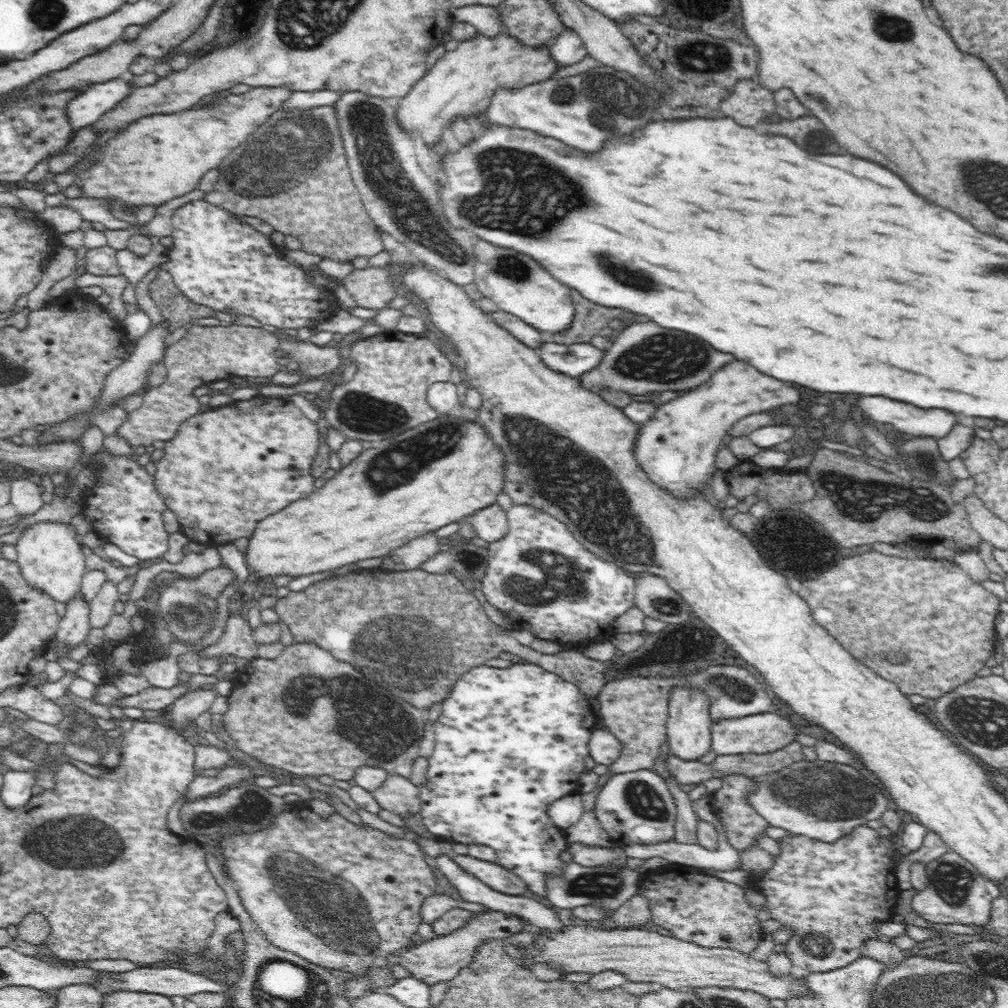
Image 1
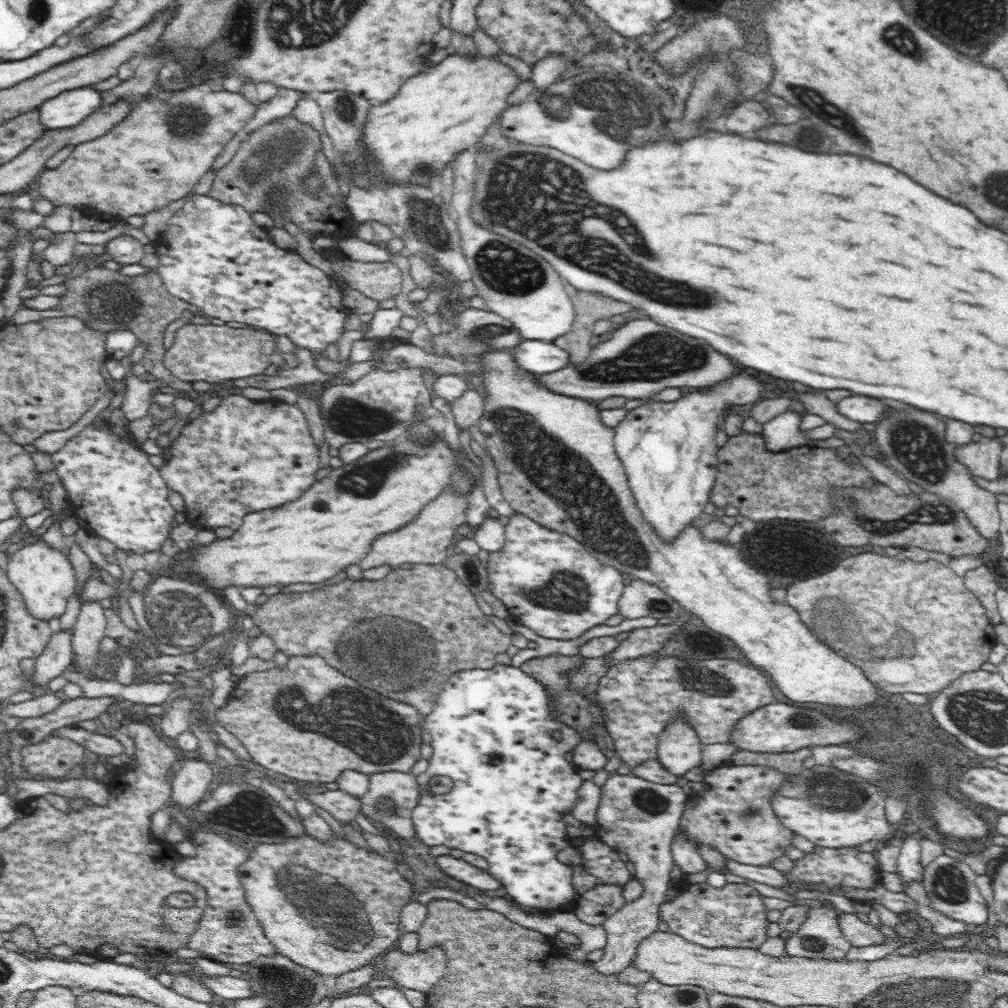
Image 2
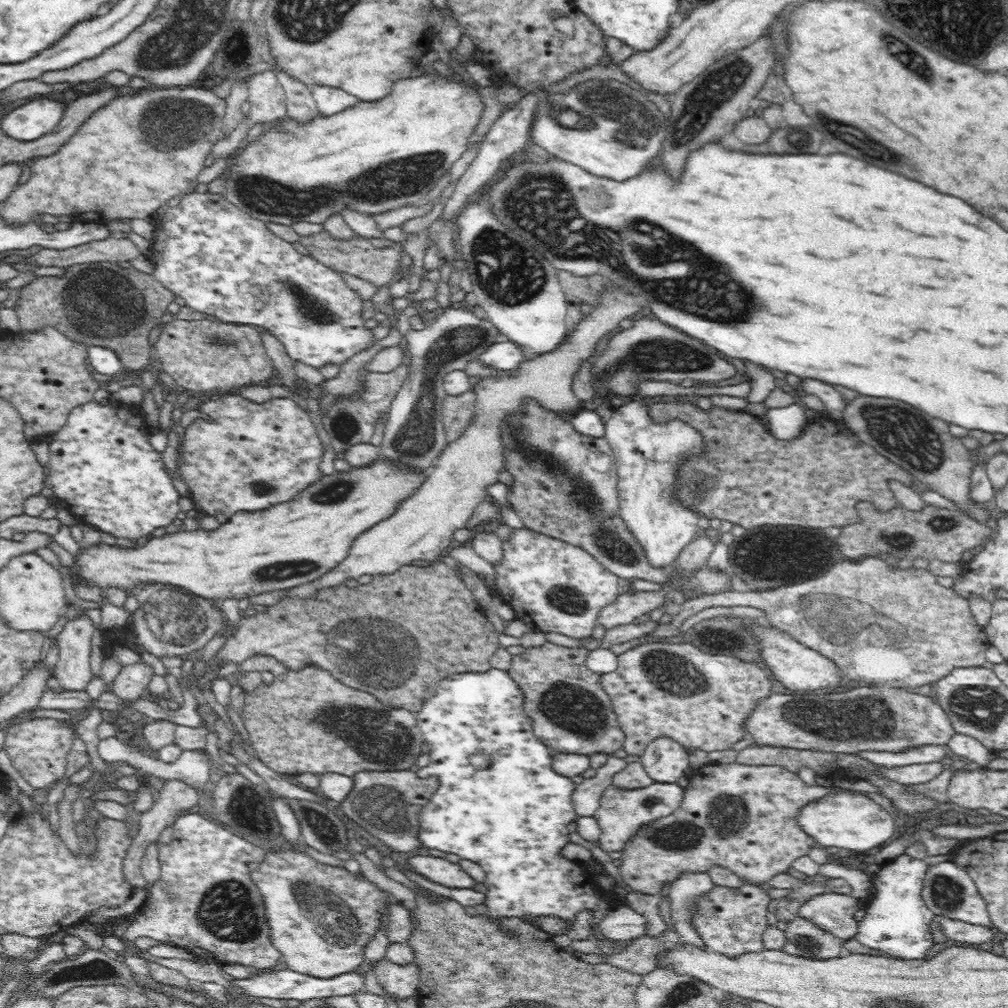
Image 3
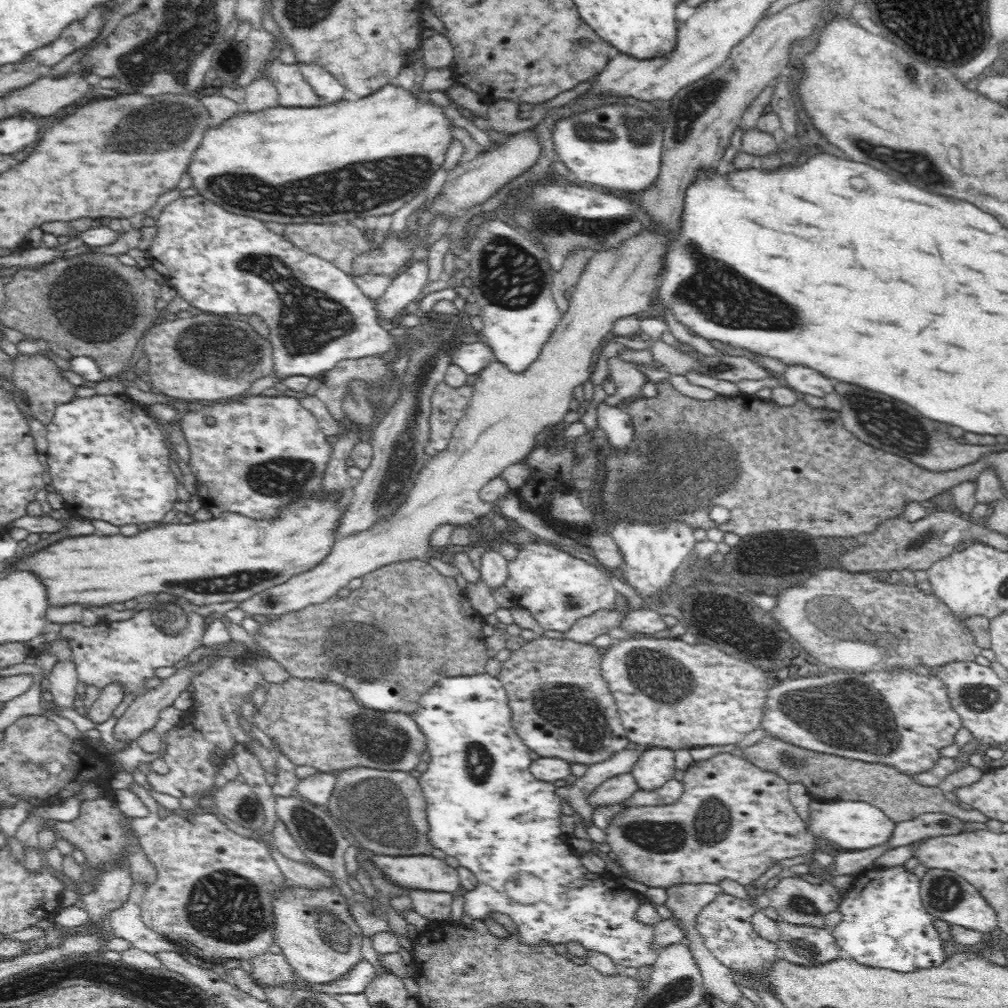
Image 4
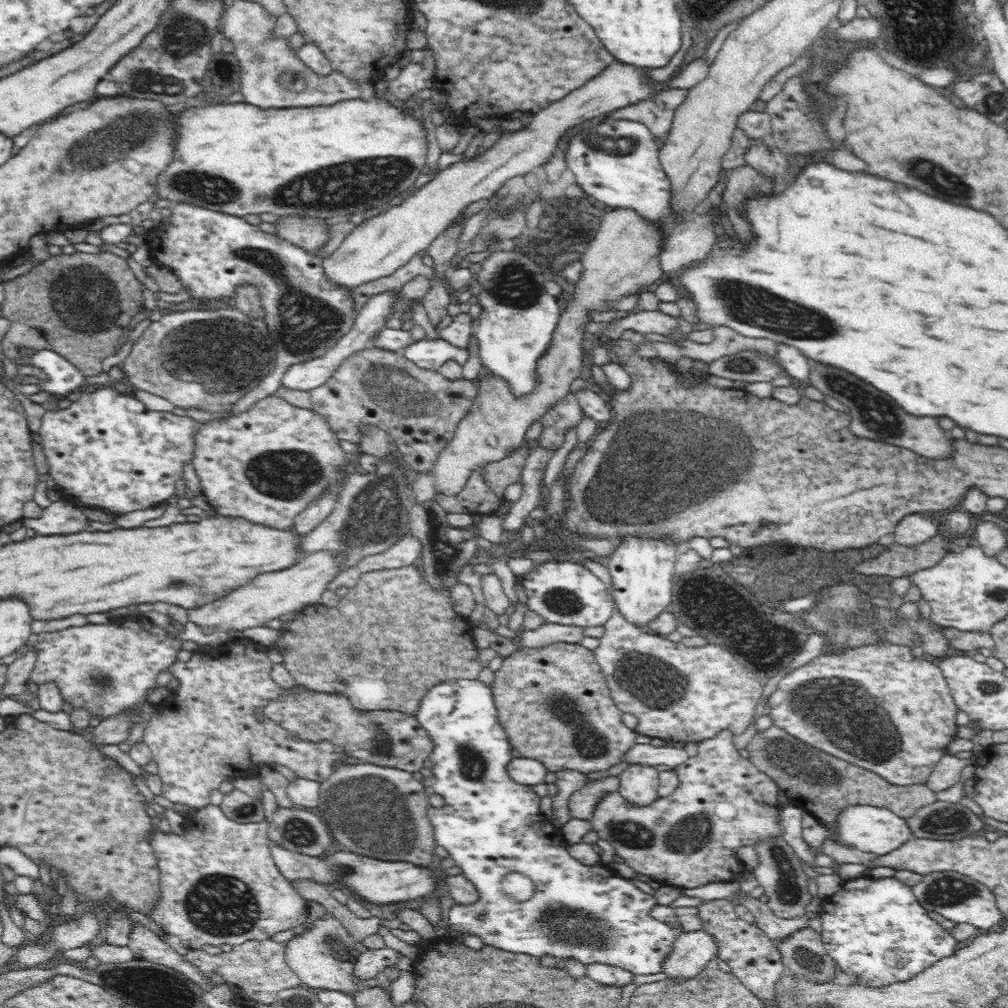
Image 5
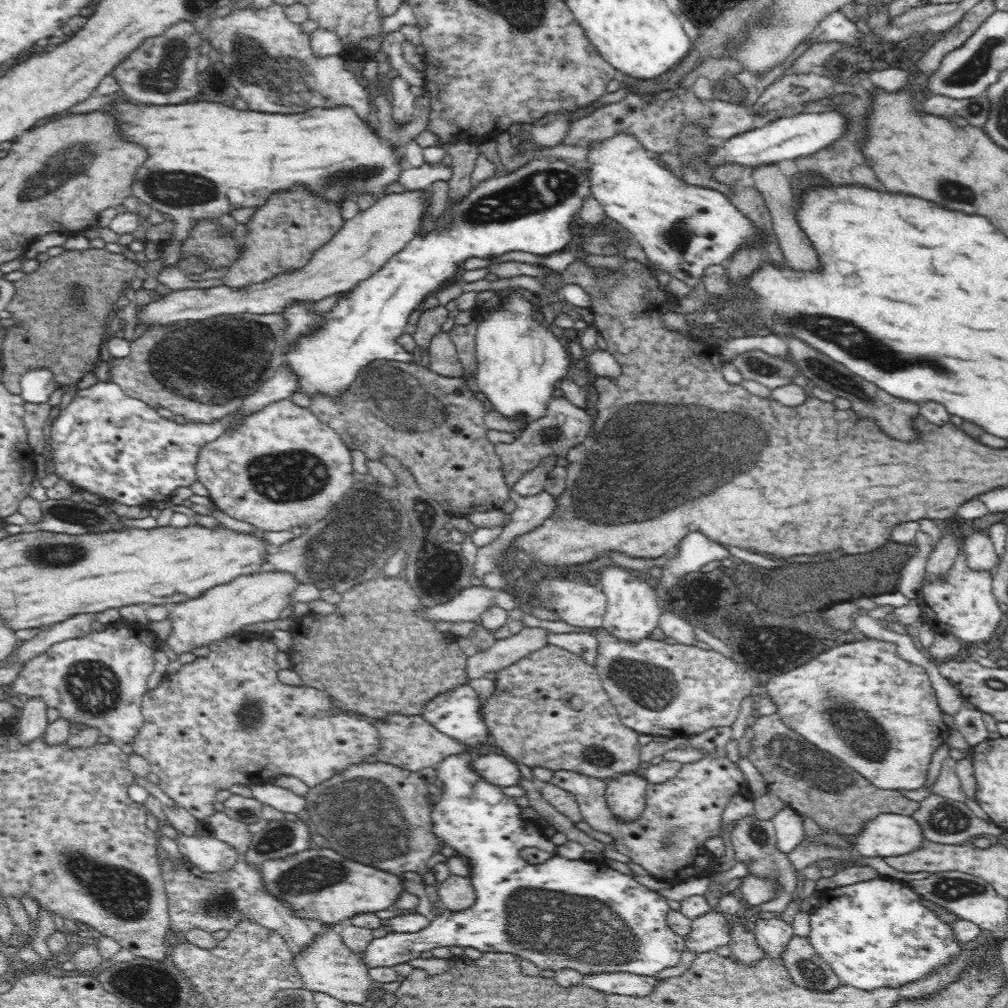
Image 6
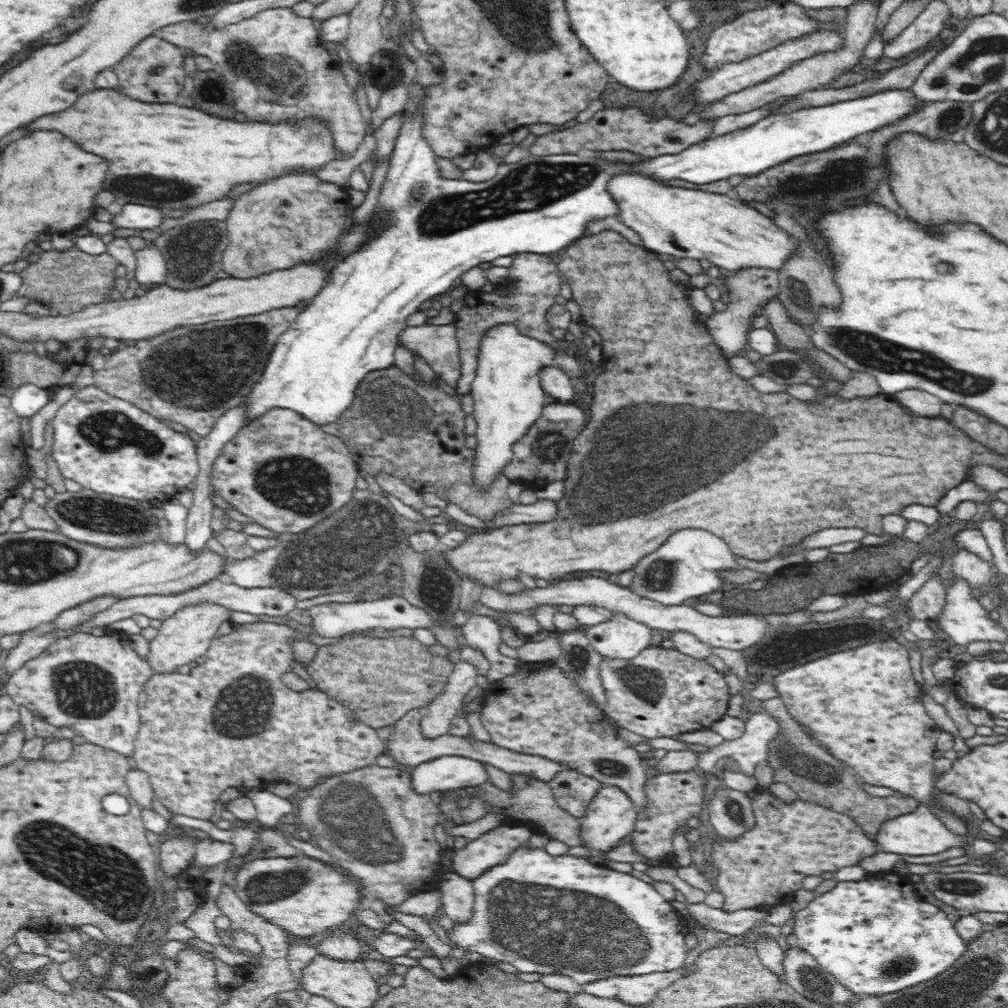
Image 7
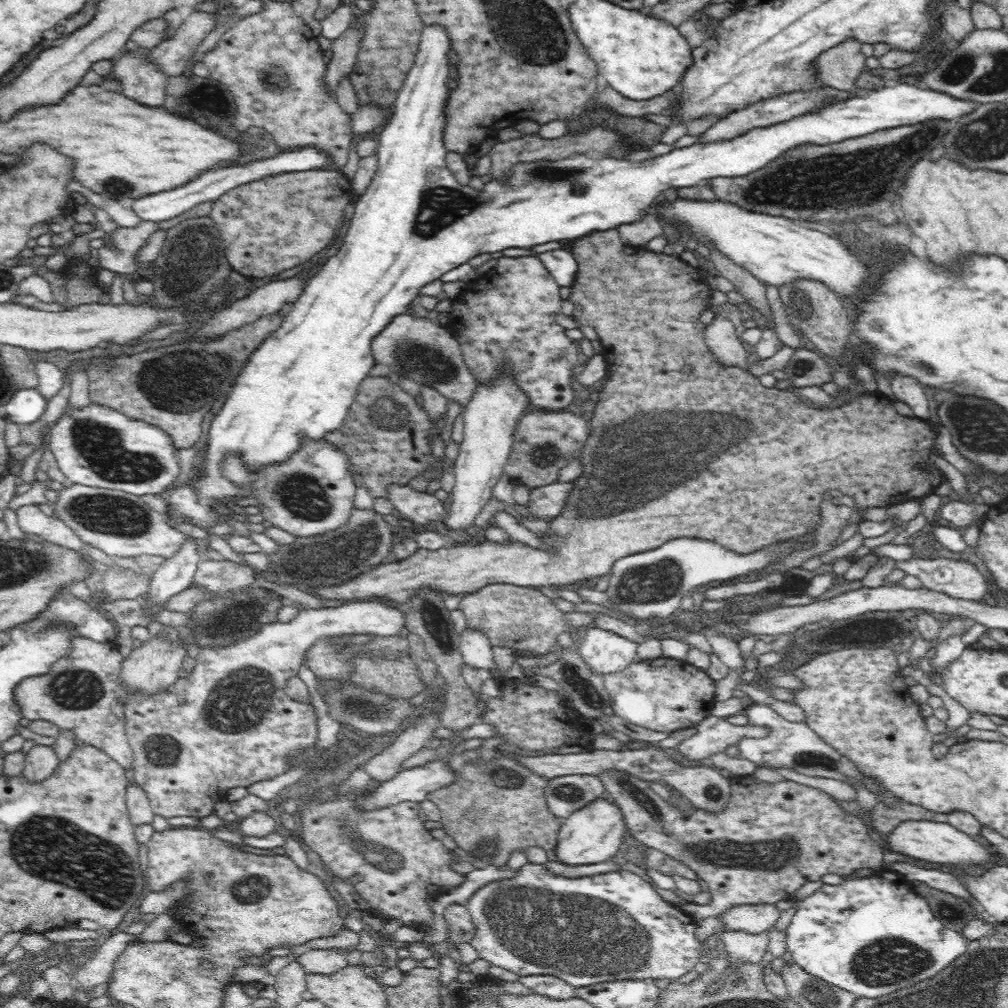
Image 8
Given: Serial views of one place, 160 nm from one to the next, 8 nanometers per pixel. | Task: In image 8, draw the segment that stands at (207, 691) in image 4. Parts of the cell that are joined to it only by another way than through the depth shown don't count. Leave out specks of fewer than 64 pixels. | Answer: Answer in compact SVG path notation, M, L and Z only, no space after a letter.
M350 601L338 607L320 607L317 609L302 609L290 622L280 622L278 620L260 626L256 634L244 638L228 646L200 646L199 655L196 659L196 666L190 671L187 677L180 677L174 684L167 688L158 690L154 694L133 695L126 700L125 710L125 734L128 737L129 745L134 751L132 768L134 780L146 792L154 814L160 814L164 818L174 816L193 816L196 821L212 814L214 804L217 802L218 793L226 789L236 788L237 786L249 787L261 780L270 780L274 776L284 774L286 770L292 770L296 766L289 766L288 759L297 754L297 750L304 751L305 747L312 747L318 740L318 723L316 712L310 702L296 702L285 693L287 680L296 677L300 664L304 658L304 653L311 647L317 639L324 637L342 637L344 634L369 634L376 637L392 637L398 635L401 629L405 628L405 616L398 606L389 606L379 601Z

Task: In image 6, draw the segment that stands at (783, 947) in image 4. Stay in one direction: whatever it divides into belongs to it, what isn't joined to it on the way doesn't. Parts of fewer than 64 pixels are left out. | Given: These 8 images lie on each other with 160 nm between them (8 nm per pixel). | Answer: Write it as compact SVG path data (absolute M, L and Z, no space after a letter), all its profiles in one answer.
M794 935L781 956L790 977L798 986L828 992L841 984L832 968L813 948L808 937Z

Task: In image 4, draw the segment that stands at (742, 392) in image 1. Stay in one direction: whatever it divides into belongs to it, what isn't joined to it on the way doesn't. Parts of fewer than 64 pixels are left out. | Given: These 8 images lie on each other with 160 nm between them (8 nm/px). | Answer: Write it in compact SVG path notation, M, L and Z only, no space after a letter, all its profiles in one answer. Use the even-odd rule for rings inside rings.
M600 404L598 406L598 426L605 432L605 441L609 446L615 446L618 450L632 442L632 418L626 410L618 407ZM616 522L610 531L622 554L624 578L642 598L658 596L669 588L677 568L697 543L694 530L684 522L664 522L664 526Z

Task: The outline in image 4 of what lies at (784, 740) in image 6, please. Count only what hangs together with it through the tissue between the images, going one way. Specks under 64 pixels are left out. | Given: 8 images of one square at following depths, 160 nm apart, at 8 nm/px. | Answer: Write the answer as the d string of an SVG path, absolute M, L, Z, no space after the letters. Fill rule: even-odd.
M770 736L742 751L743 758L756 766L779 774L790 783L802 782L812 799L872 803L886 813L893 824L908 822L926 812L948 812L954 816L960 814L960 807L950 803L940 787L916 784L909 775L887 764L814 752ZM903 790L908 790L908 794L904 794Z

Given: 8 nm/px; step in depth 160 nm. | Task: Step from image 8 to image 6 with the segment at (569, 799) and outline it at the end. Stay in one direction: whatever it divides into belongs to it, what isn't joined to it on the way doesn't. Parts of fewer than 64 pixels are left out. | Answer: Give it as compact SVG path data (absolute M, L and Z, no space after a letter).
M714 727L705 730L702 734L697 734L688 738L687 745L693 749L698 749L704 756L696 762L682 765L674 778L663 783L650 783L645 791L644 812L636 820L621 822L617 820L606 804L605 790L606 781L594 777L589 777L572 771L553 771L550 783L567 790L576 797L579 809L583 814L583 820L594 830L606 834L612 838L611 844L615 850L628 856L636 865L644 868L650 876L664 880L671 884L682 882L690 876L708 876L715 866L715 857L709 853L705 843L713 838L722 838L724 820L723 812L726 810L730 799L733 796L746 796L749 792L748 779L744 771L740 769L737 762L728 757L726 746L732 739L732 727Z

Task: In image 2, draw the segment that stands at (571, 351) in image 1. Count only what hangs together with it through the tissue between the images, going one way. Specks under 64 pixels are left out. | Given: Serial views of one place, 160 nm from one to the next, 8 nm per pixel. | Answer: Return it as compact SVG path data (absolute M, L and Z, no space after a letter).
M524 338L524 342L512 350L514 350L518 365L536 376L552 374L572 364L570 353L552 342L528 341Z

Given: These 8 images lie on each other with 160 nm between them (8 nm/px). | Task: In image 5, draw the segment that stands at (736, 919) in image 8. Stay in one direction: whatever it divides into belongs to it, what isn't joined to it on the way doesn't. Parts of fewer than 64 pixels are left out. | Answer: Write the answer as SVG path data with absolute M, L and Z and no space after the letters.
M704 930L678 932L672 944L668 960L663 963L664 975L670 981L678 983L684 979L693 979L716 959L718 947L714 937Z

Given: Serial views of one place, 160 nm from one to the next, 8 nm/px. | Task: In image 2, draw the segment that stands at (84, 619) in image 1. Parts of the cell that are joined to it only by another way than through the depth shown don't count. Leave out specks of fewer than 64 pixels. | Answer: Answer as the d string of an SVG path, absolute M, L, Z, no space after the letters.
M74 628L62 629L50 637L42 654L35 658L36 673L31 678L36 684L46 686L52 678L62 675L64 670L72 665L72 637Z

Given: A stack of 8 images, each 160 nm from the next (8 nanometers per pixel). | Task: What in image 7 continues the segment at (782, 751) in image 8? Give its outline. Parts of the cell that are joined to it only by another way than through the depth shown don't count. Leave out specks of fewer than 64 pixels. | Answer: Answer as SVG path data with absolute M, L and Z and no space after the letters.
M752 713L740 738L726 740L708 748L707 751L696 752L697 768L716 776L722 760L732 758L737 762L738 770L755 778L756 768L765 763L768 757L768 744L776 738L778 732L778 721L768 713Z

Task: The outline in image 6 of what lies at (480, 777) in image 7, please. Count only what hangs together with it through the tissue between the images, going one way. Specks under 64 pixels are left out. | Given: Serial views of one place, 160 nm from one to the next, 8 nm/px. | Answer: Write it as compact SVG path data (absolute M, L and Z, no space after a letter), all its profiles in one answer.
M499 753L482 755L471 762L474 770L477 770L488 782L496 786L516 786L524 779L517 761L504 757Z

